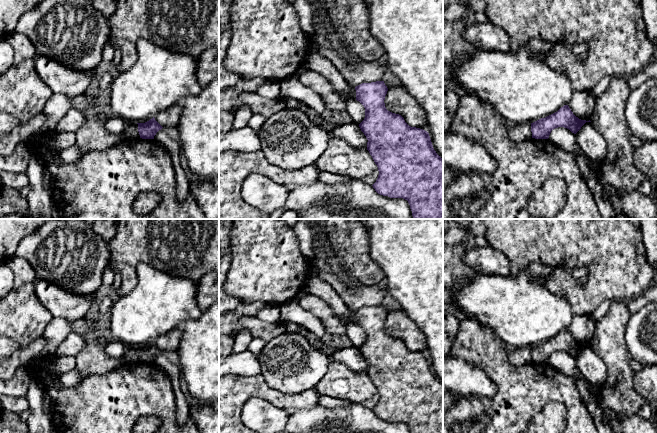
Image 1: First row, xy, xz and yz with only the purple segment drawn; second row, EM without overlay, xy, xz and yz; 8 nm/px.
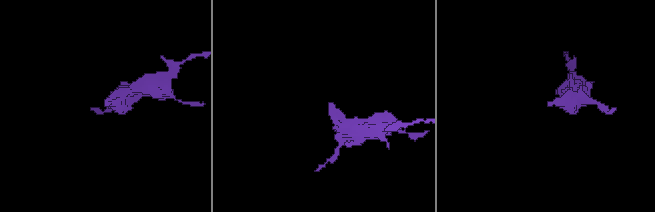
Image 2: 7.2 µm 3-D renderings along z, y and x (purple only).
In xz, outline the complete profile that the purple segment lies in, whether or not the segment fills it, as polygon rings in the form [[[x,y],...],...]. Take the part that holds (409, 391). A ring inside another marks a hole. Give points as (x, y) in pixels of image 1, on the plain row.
[[[384,305],[362,307],[355,314],[356,324],[365,332],[365,342],[359,351],[368,364],[367,374],[379,395],[378,402],[372,409],[375,415],[390,422],[407,424],[410,433],[443,433],[443,383],[434,374],[429,357],[409,350],[401,339],[386,333],[384,324],[388,312]]]

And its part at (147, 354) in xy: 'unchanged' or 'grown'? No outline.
unchanged

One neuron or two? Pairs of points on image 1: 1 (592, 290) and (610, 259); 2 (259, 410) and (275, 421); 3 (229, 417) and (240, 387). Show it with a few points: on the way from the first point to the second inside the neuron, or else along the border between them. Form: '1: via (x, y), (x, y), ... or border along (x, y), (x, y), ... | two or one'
1: via (600, 282), (610, 272), (610, 267) | one
2: via (263, 414), (271, 420) | one
3: via (229, 410), (229, 398), (233, 394) | one

